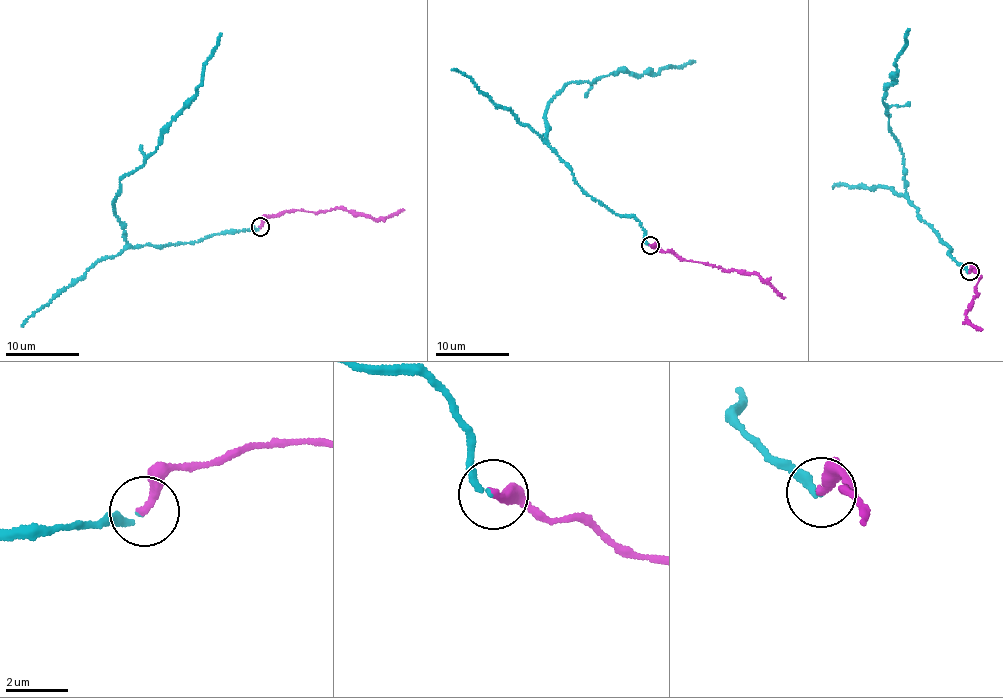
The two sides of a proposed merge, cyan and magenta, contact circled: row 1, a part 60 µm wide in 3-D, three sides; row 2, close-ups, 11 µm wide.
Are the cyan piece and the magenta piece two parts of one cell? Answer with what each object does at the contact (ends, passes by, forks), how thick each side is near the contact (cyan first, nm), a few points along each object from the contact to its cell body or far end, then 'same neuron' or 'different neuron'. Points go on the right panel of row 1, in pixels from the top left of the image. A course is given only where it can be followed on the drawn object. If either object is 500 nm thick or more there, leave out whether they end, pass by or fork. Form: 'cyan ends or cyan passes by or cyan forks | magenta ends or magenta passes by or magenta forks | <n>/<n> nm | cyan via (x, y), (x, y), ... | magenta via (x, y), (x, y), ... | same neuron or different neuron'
cyan ends | magenta ends | 180/300 nm | cyan via (969, 270), (956, 264), (951, 247), (909, 202), (901, 152), (889, 127), (883, 98), (909, 30) | magenta via (969, 271), (973, 267), (980, 278), (974, 288), (977, 294), (966, 314), (967, 321), (980, 330) | same neuron

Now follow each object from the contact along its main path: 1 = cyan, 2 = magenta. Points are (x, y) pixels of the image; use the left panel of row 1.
1: (259, 226), (136, 248), (126, 240), (115, 211), (119, 181), (143, 164), (160, 131), (196, 93), (222, 33)
2: (260, 226), (265, 218), (297, 210), (319, 213), (337, 208), (380, 219), (404, 210)

